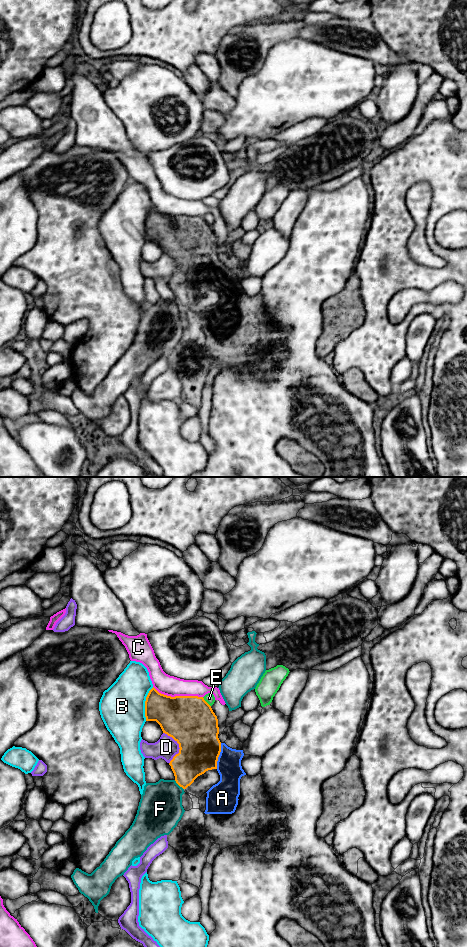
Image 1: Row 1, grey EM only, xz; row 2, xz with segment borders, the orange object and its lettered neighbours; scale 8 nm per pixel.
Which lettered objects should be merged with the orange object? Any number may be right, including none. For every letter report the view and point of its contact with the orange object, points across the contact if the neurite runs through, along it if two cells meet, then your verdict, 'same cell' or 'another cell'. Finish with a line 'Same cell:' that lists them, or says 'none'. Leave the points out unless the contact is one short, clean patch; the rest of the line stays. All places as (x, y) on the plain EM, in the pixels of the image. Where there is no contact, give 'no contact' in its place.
A: contact xz (218, 276); way xz (197, 253), (218, 276), (229, 287); same cell
B: contact xz (145, 224); another cell
C: contact xz (178, 216); another cell
D: contact xz (179, 266); another cell
E: contact xz (206, 222); another cell
F: contact xz (179, 305); another cell
Same cell: A

